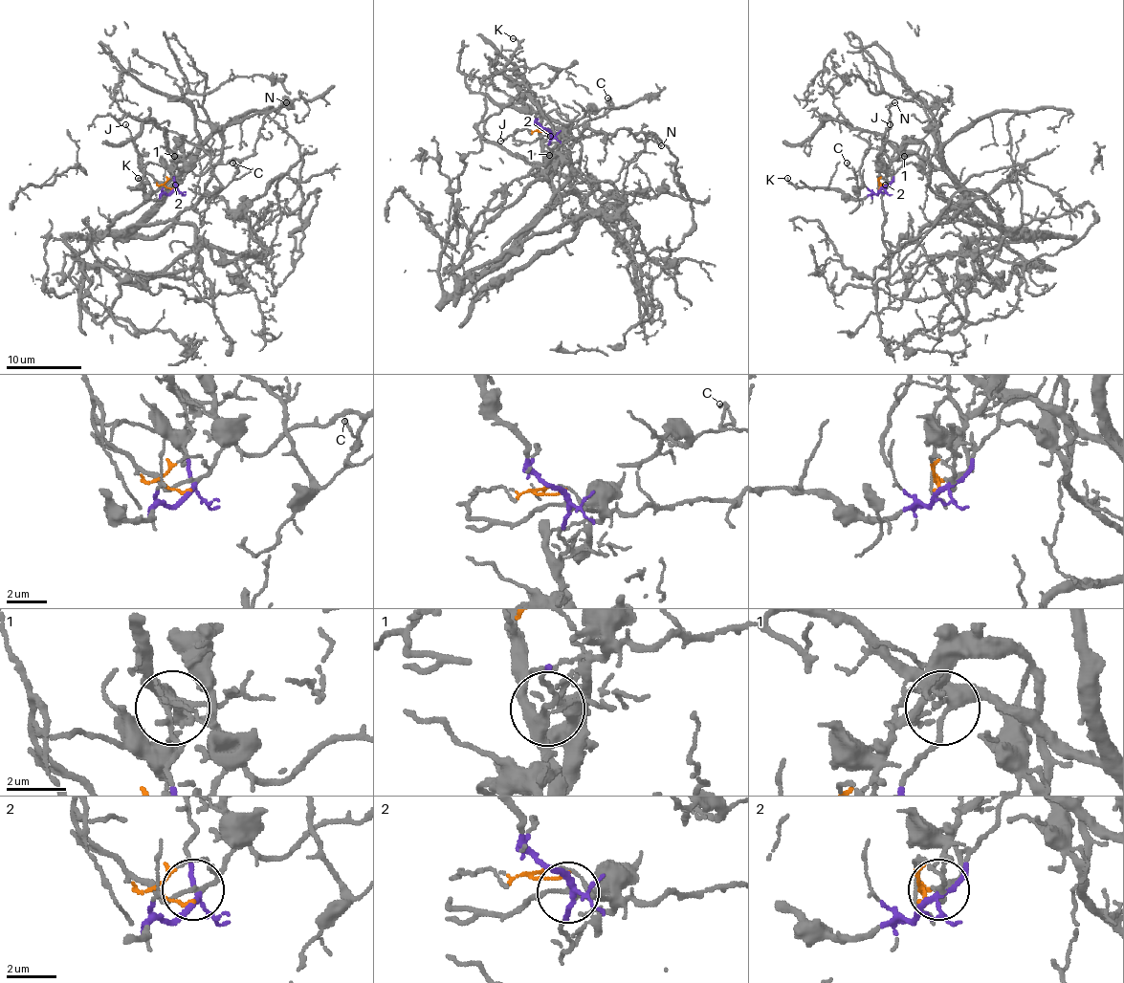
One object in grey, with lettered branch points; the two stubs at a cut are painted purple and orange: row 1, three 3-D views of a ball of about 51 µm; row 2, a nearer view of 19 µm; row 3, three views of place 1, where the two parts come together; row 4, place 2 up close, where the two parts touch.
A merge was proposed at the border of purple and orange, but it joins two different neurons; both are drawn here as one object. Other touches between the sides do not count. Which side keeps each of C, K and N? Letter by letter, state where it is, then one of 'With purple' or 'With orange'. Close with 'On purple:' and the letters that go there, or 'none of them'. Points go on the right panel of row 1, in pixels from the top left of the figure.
C: Place: (847, 163). With purple
K: Place: (787, 178). With purple
N: Place: (894, 102). With orange
On purple: C, K

